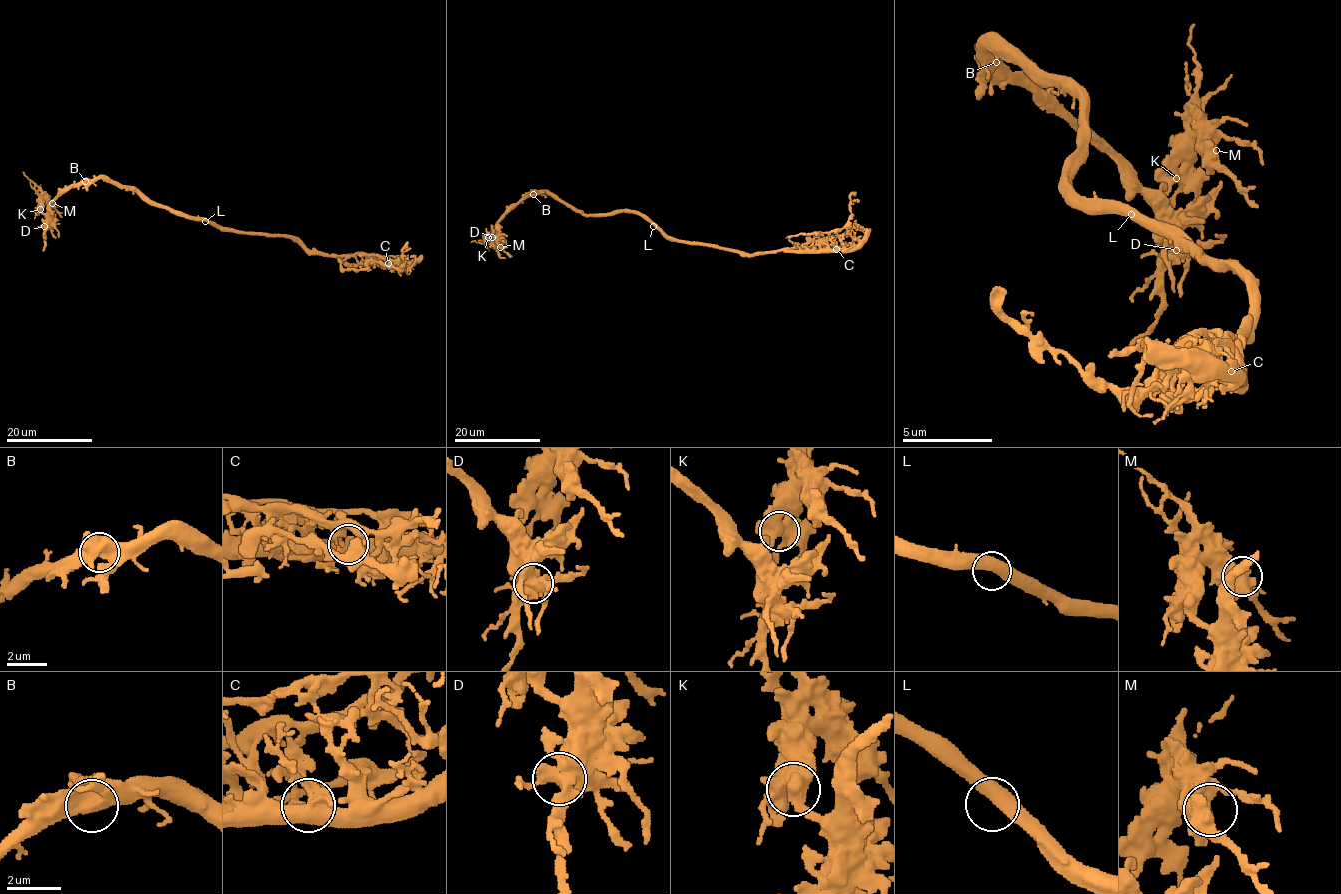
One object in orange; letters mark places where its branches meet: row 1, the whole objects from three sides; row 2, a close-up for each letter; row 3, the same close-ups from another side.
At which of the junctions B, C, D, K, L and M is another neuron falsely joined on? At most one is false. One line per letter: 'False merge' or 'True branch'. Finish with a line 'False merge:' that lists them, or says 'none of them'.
B: True branch
C: False merge
D: True branch
K: True branch
L: True branch
M: True branch
False merge: C

